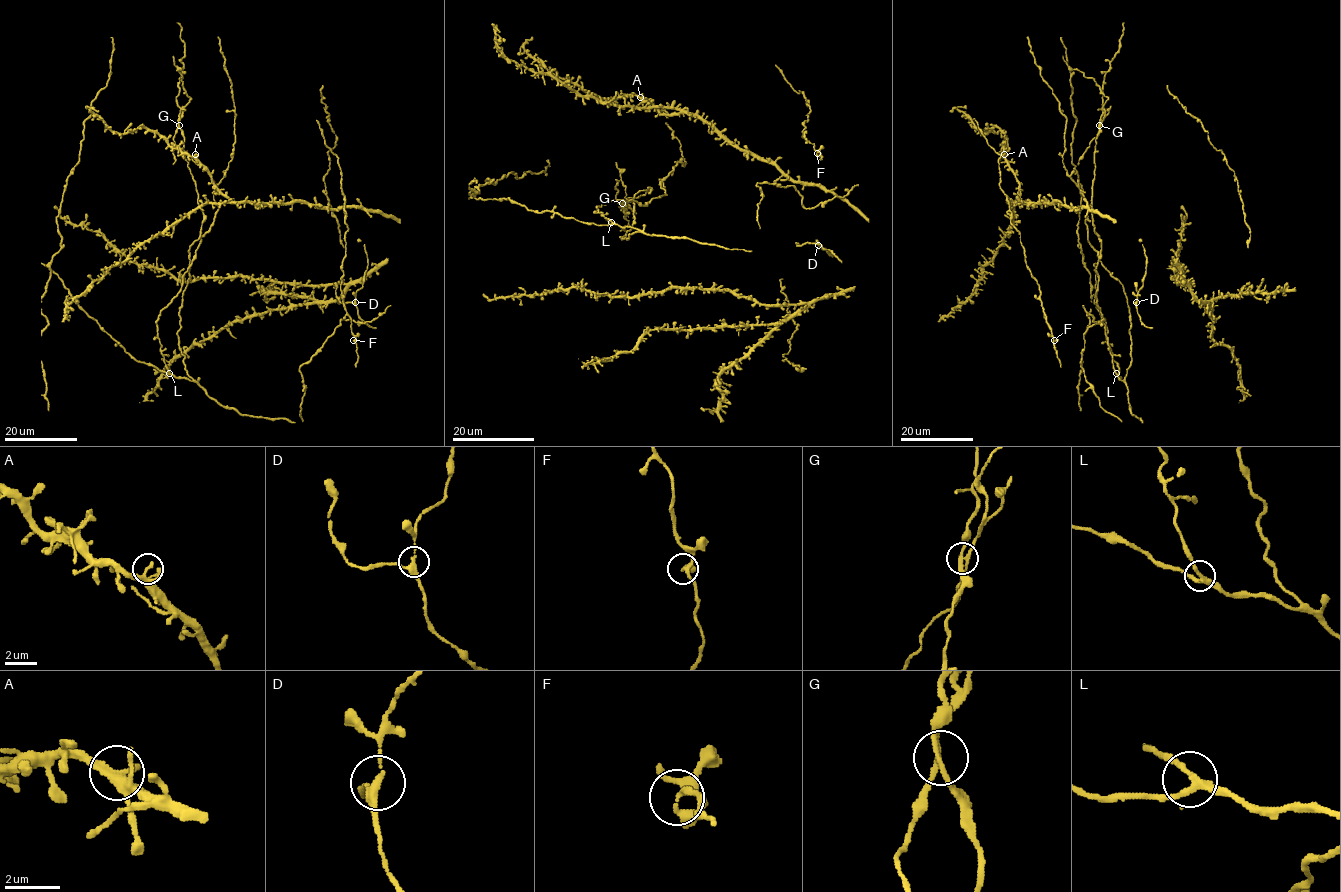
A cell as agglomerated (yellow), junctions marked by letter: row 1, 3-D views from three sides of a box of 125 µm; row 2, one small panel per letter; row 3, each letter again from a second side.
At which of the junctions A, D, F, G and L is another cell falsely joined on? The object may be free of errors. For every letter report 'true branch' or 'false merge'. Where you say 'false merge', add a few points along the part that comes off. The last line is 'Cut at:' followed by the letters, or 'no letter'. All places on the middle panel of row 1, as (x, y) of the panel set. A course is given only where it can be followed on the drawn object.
A: true branch
D: true branch
F: true branch
G: false merge; foreign part runs (622, 203), (625, 209), (631, 208), (635, 212), (626, 202), (626, 187), (616, 162)
L: true branch
Cut at: G

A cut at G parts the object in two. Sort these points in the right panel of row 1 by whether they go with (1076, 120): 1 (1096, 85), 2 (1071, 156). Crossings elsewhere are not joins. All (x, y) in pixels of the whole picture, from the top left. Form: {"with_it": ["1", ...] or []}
{"with_it": ["2"]}

